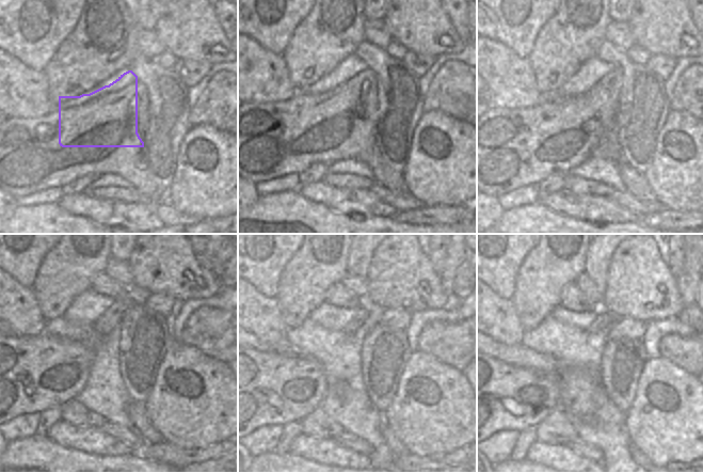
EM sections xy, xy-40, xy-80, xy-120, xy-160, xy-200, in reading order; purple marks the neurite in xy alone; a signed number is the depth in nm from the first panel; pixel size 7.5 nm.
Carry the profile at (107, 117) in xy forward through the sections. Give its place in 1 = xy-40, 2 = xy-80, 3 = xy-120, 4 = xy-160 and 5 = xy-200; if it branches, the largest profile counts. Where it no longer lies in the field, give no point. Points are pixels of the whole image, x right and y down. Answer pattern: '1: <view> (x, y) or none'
1: xy-40 (304, 121)
2: xy-80 (549, 123)
3: xy-120 (20, 376)
4: xy-160 (259, 389)
5: xy-200 (498, 395)

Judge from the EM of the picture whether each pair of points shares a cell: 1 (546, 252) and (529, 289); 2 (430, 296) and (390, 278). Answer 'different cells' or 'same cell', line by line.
1: same cell
2: same cell

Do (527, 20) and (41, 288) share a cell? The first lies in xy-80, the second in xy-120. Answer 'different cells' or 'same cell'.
different cells

